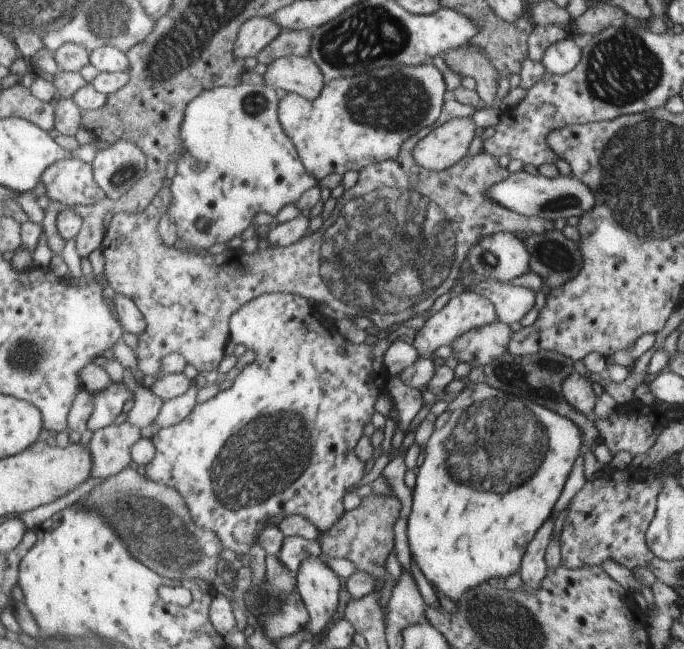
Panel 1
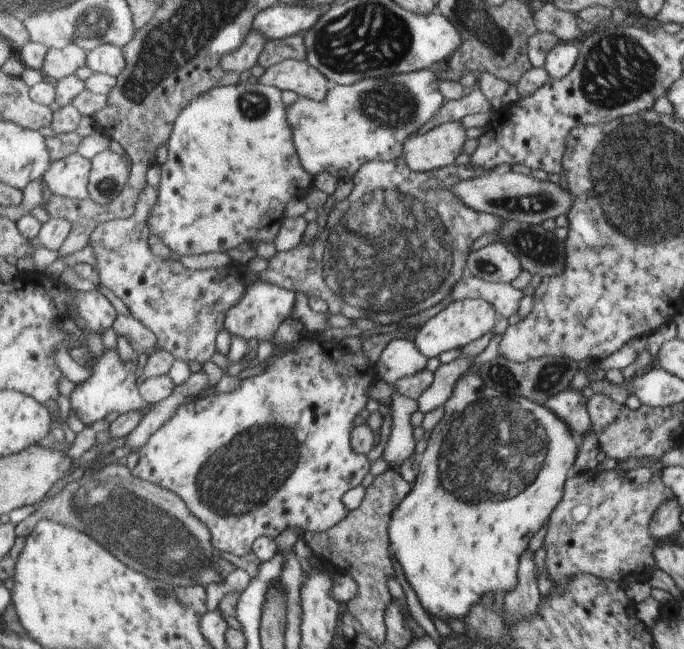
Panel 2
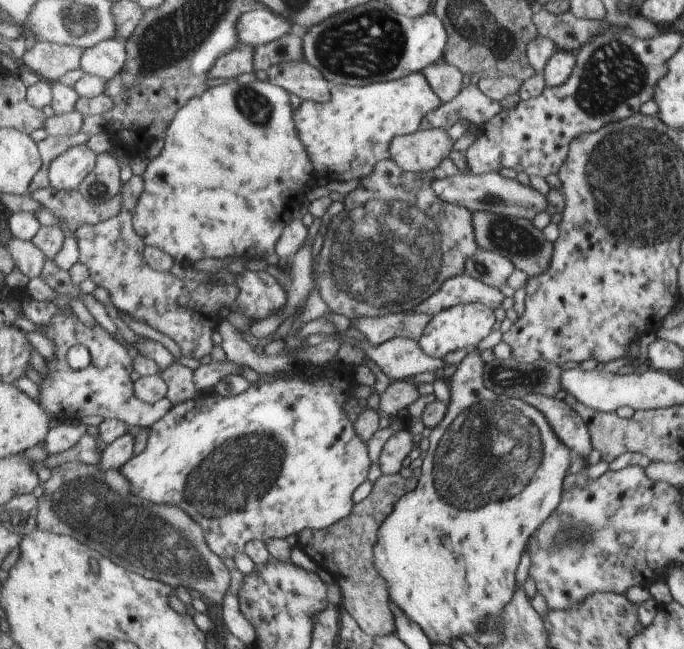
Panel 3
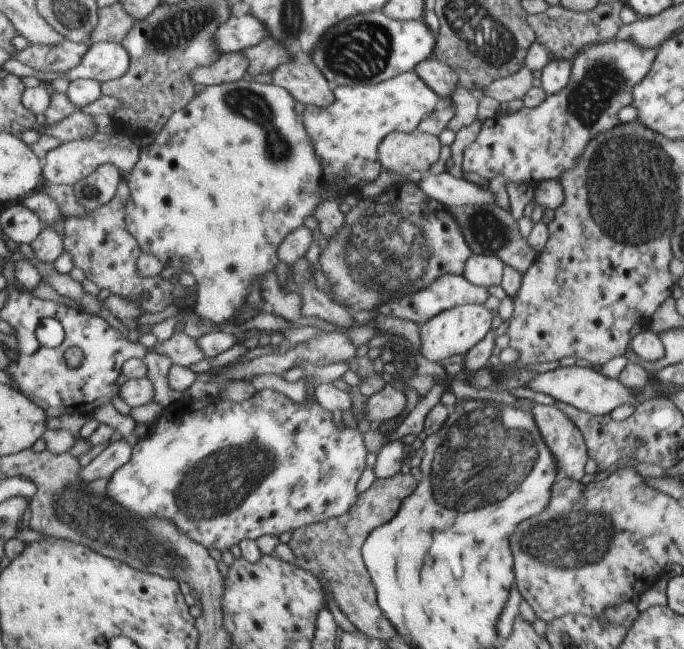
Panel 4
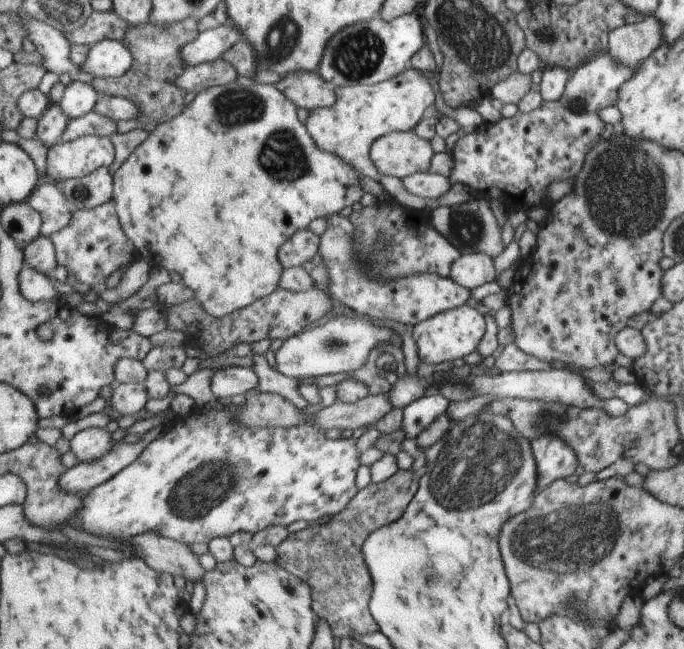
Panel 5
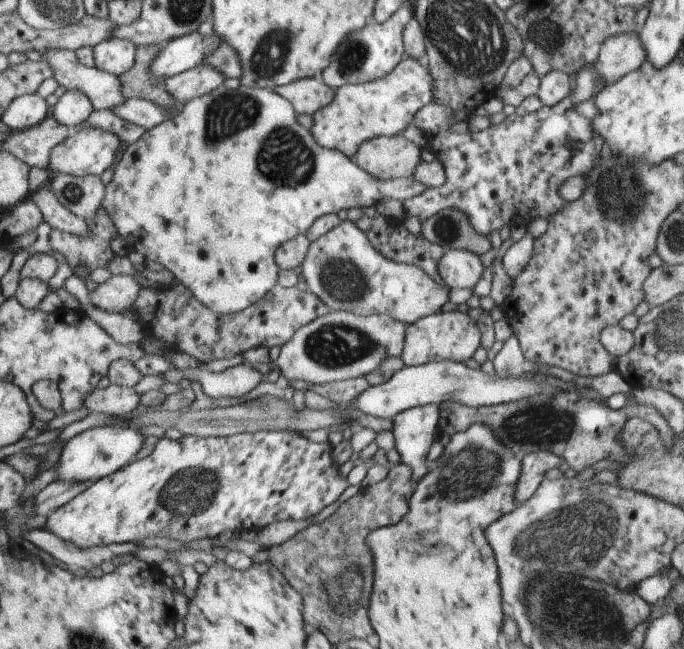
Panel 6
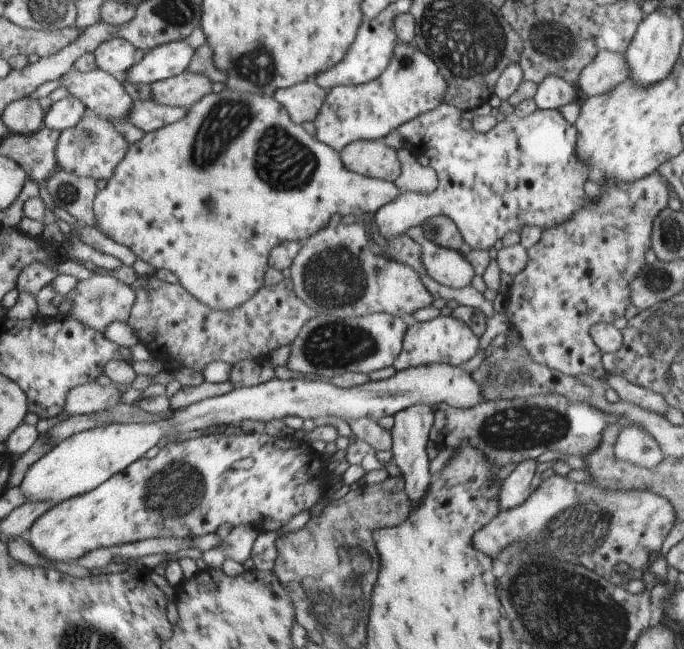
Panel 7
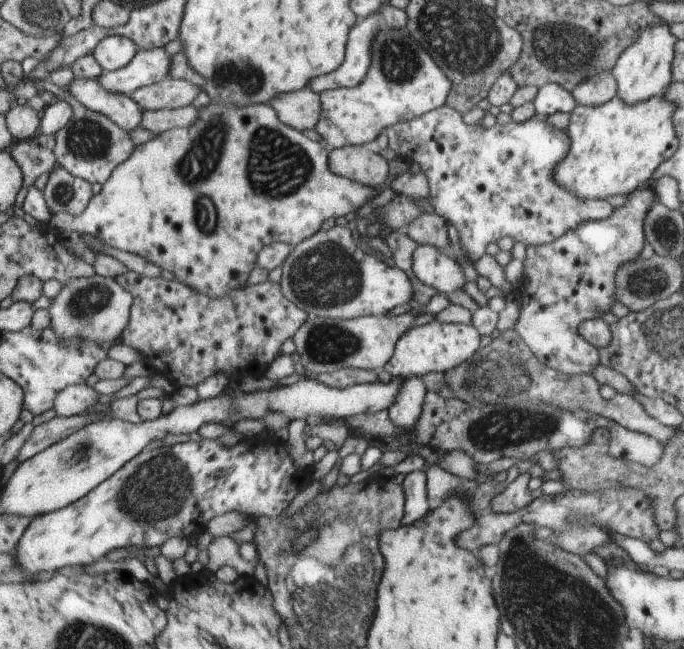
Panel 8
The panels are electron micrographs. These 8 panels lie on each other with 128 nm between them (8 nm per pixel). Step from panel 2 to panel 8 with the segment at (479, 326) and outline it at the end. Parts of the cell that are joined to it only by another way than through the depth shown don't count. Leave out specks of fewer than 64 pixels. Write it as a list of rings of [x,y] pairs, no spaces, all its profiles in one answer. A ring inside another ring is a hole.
[[[432,320],[420,326],[410,326],[401,334],[387,364],[382,368],[392,376],[392,379],[420,377],[429,372],[445,373],[465,363],[475,354],[477,348],[479,348],[479,334],[473,326],[461,323],[439,324]]]

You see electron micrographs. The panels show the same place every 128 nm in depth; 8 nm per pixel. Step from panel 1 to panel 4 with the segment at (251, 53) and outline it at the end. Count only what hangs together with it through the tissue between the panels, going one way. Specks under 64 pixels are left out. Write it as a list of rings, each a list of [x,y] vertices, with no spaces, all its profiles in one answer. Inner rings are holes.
[[[239,51],[224,53],[220,54],[220,58],[215,60],[212,64],[209,64],[209,66],[195,68],[194,71],[190,72],[189,78],[192,84],[199,84],[199,86],[204,87],[234,82],[242,78],[243,74],[246,72],[247,66],[247,60],[245,60]]]

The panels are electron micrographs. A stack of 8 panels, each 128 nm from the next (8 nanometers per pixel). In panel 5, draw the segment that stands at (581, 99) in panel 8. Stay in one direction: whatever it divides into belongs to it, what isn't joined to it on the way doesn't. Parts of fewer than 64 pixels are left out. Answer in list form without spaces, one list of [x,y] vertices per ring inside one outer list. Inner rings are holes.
[[[651,15],[643,17],[635,24],[623,24],[609,32],[606,51],[608,56],[617,64],[635,69],[643,60],[646,60],[653,50],[661,45],[660,25]]]

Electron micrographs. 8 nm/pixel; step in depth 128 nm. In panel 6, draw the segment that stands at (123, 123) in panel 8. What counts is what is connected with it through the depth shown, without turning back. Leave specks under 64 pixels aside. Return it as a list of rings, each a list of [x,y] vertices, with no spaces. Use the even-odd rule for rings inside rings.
[[[52,49],[42,58],[51,64],[58,85],[65,87],[66,91],[85,93],[94,111],[115,111],[126,102],[119,77],[96,67],[84,66],[75,51]]]

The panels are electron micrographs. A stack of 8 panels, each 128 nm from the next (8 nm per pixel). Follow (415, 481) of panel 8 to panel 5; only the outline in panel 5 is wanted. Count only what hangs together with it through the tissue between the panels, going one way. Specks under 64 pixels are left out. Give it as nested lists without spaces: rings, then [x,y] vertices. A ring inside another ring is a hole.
[[[440,391],[433,396],[420,397],[403,407],[400,430],[404,438],[413,441],[437,416],[445,412],[447,406],[447,396]]]

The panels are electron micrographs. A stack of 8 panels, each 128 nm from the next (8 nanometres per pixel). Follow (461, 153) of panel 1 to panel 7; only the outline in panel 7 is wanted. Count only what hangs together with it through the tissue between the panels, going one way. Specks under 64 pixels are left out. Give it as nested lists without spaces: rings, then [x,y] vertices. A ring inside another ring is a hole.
[[[384,139],[359,140],[347,144],[338,152],[343,168],[361,176],[394,182],[401,174],[401,166],[395,154],[397,150],[388,147]]]

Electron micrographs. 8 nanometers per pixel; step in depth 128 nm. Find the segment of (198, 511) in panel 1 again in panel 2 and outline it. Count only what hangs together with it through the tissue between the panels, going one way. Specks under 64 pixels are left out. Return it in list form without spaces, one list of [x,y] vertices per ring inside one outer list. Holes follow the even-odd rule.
[[[246,266],[241,268],[242,284],[246,285],[245,294],[227,312],[225,330],[229,335],[238,334],[271,342],[270,338],[277,326],[289,317],[295,296],[293,291],[270,284],[265,280],[261,280],[257,274],[254,274],[254,272],[247,270]],[[299,340],[294,343],[291,351],[287,351],[283,344],[275,345],[273,357],[267,363],[267,368],[261,374],[255,374],[255,376],[241,381],[240,386],[233,392],[227,394],[213,392],[210,395],[203,395],[201,398],[198,396],[191,398],[186,404],[183,404],[176,415],[158,432],[155,432],[147,445],[139,450],[140,460],[131,472],[139,479],[175,492],[175,495],[178,495],[187,504],[187,510],[211,532],[211,544],[219,553],[226,552],[241,557],[243,554],[249,553],[249,546],[255,538],[265,536],[275,539],[277,535],[288,529],[321,533],[334,527],[345,518],[345,514],[348,514],[345,506],[341,504],[341,494],[361,485],[363,476],[369,472],[369,462],[365,455],[355,454],[351,449],[350,433],[353,418],[357,416],[357,412],[363,408],[363,404],[367,400],[363,392],[373,380],[373,370],[371,370],[373,365],[363,357],[362,350],[355,353],[342,350],[341,345],[319,340],[303,340],[303,342]]]

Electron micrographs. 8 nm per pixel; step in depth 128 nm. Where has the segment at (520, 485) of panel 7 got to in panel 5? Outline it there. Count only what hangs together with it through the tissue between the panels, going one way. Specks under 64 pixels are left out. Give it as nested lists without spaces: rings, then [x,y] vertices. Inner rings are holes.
[[[544,435],[531,440],[531,453],[537,473],[538,491],[555,480],[569,476],[578,466],[573,452],[555,436]]]

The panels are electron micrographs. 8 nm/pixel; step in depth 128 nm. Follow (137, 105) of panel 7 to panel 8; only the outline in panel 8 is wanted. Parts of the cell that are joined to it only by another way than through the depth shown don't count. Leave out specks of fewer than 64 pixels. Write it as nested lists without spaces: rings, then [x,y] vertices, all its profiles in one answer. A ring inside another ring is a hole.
[[[192,105],[175,109],[144,110],[141,127],[159,135],[173,128],[185,128],[197,118],[198,109]]]

